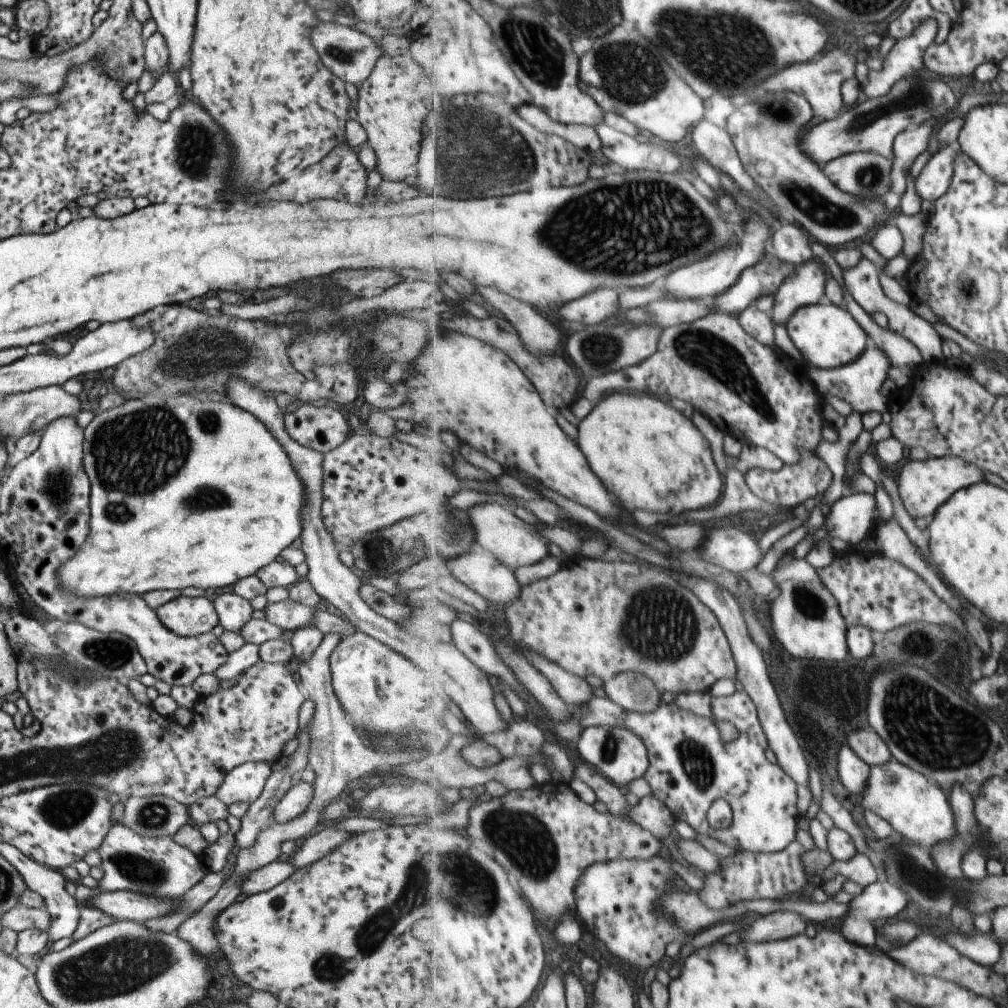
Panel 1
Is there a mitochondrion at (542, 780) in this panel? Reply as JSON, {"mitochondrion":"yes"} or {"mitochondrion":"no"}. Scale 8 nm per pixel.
{"mitochondrion":"no"}

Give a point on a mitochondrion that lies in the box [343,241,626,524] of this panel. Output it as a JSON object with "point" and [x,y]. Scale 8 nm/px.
{"point":[595,348]}

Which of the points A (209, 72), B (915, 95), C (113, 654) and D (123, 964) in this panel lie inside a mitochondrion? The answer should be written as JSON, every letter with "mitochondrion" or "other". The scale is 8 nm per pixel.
{"A":"other","B":"mitochondrion","C":"mitochondrion","D":"mitochondrion"}

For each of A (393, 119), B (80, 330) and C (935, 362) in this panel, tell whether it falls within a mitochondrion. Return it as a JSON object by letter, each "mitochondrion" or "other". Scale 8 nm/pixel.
{"A":"other","B":"other","C":"other"}

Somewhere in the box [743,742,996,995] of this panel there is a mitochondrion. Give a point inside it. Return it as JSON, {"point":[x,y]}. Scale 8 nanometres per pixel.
{"point":[933,887]}

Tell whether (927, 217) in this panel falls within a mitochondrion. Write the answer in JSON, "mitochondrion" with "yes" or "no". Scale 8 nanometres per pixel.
{"mitochondrion":"no"}

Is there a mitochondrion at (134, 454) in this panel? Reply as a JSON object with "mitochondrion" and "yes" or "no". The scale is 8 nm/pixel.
{"mitochondrion":"yes"}

